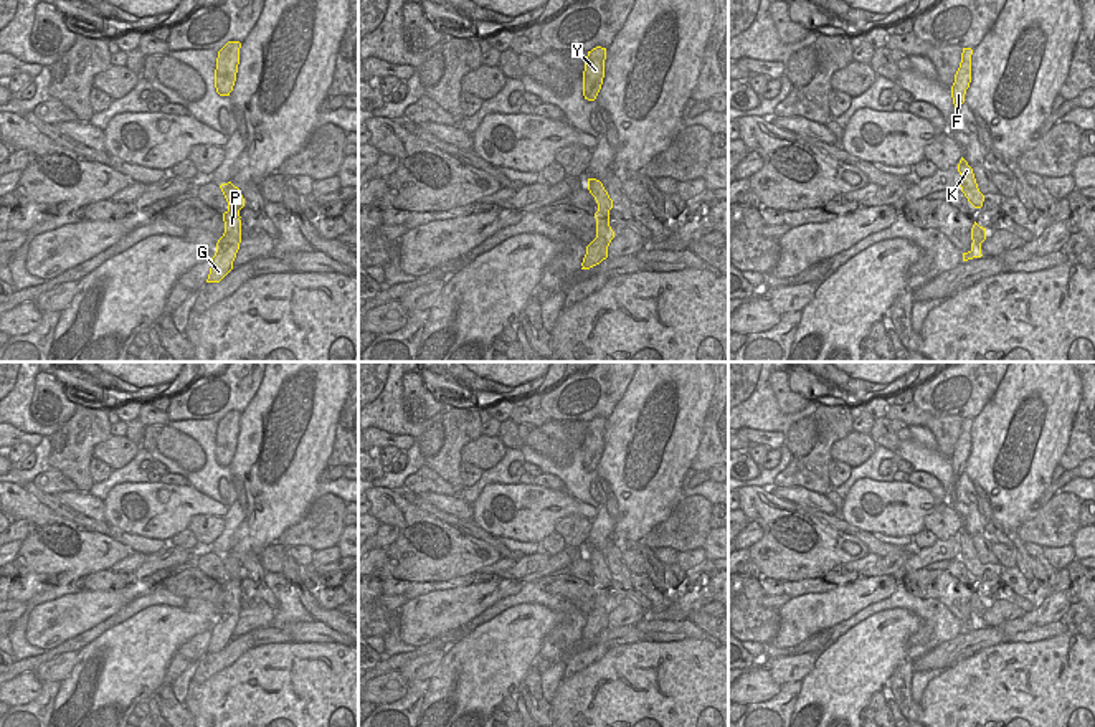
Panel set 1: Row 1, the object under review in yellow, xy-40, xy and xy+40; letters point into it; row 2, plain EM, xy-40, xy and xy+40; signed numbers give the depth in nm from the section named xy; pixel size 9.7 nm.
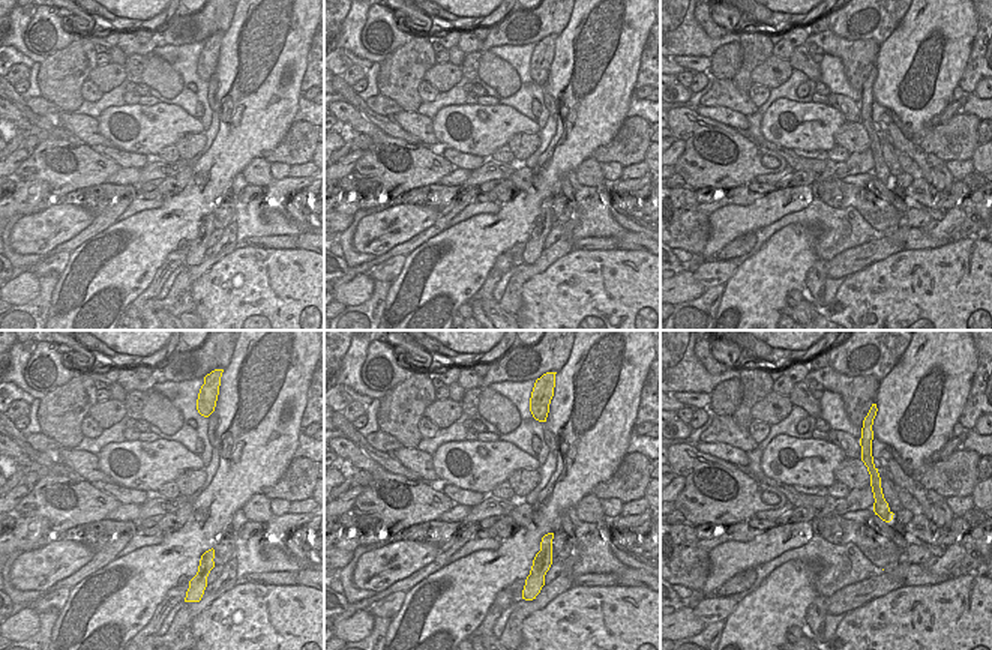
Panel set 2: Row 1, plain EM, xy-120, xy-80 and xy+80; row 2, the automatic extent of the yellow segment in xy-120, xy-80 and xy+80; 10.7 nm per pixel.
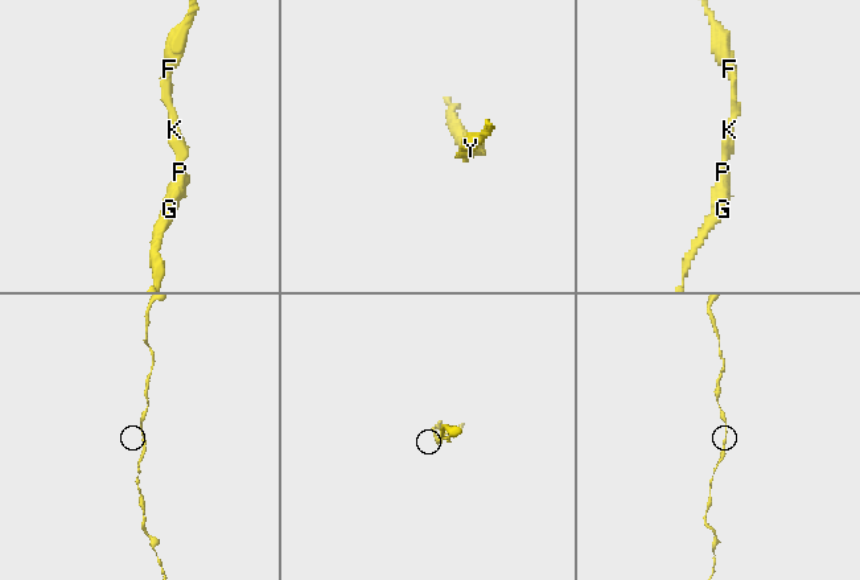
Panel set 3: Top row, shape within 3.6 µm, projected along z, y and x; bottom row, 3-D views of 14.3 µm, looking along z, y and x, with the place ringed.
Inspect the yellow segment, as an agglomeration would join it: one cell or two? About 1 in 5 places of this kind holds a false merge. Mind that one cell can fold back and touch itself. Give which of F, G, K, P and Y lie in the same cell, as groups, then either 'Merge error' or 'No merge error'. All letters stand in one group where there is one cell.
Groups: F G K P Y. No merge error

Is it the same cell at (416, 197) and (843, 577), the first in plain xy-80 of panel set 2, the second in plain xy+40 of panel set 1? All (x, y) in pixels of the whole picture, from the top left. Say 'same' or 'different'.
same

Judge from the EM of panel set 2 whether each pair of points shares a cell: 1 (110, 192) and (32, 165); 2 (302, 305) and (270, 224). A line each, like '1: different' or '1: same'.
1: different
2: different

